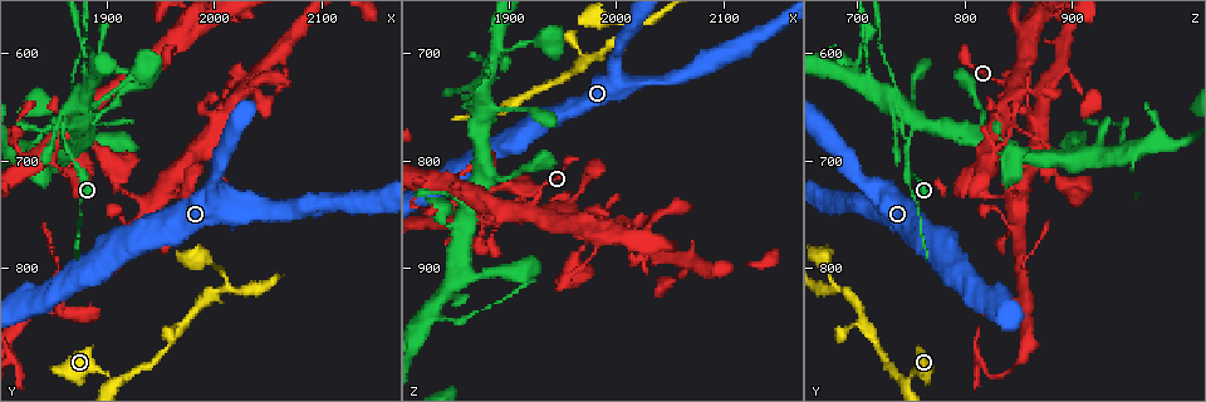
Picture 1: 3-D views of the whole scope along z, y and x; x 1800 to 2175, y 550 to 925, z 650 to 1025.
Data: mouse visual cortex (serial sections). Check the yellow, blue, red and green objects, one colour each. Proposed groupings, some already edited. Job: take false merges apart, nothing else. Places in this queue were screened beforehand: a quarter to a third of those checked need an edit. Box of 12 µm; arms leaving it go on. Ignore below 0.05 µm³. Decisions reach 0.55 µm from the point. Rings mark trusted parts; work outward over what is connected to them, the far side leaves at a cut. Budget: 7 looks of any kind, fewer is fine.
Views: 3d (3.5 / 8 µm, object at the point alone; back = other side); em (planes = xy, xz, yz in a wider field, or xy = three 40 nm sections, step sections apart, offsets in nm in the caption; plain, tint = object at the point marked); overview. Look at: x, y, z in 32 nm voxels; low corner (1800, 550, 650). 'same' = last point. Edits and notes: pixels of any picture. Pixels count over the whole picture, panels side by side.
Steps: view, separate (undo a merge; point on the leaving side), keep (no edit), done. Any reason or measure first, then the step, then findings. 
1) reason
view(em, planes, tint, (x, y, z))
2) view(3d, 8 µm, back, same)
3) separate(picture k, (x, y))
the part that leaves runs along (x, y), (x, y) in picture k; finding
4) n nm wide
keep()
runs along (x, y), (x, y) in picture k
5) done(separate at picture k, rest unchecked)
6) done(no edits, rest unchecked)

narrows sharply
view(3d, 8 µm, (1886, 634, 862))

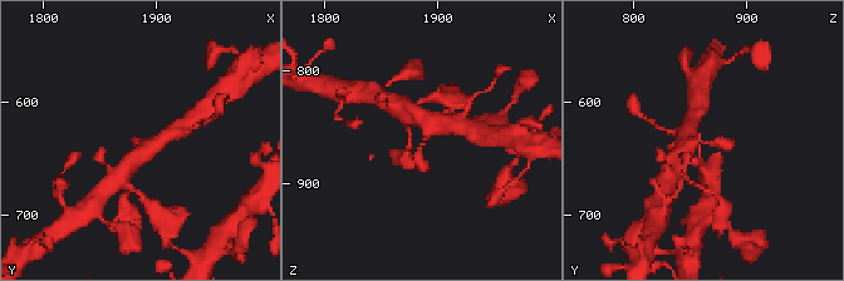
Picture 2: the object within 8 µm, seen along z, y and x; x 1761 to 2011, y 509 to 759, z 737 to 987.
closer look
view(3d, 3.5 µm, (1886, 636, 866))

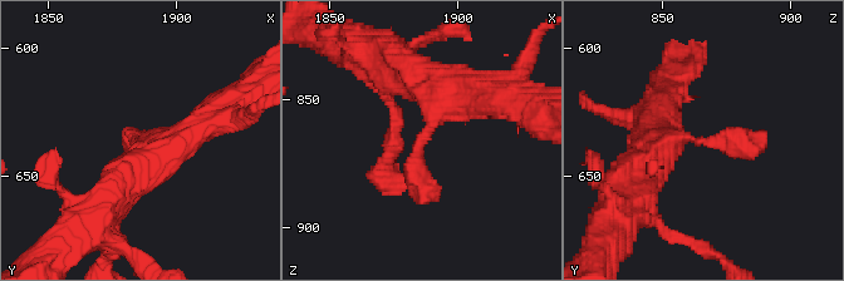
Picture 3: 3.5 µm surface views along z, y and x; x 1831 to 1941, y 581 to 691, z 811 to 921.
view(em, planes, tint, (1887, 636, 862))

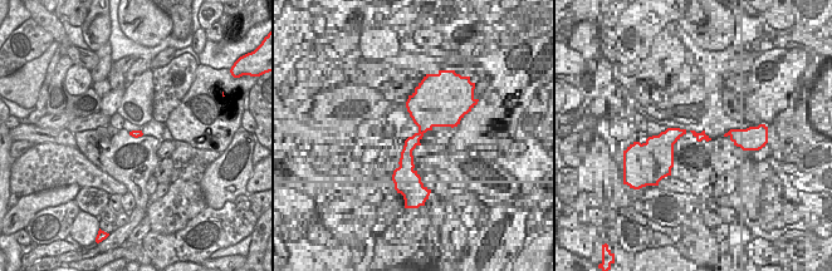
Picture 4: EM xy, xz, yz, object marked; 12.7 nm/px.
keep()
runs along (476, 84), (418, 139), (430, 200) in picture 3; continuous, no second cell

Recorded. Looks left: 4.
looks like a crossing
view(3d, 3.5 µm, (1866, 668, 754))

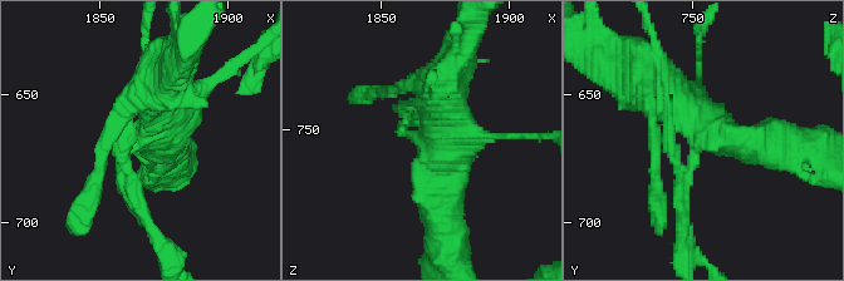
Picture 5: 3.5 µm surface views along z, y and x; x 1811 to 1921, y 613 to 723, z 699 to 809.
4 arms; arms of 150, 300, 500, 500 nm; now the EM
view(em, xy, step 3, tint, (1868, 666, 754))

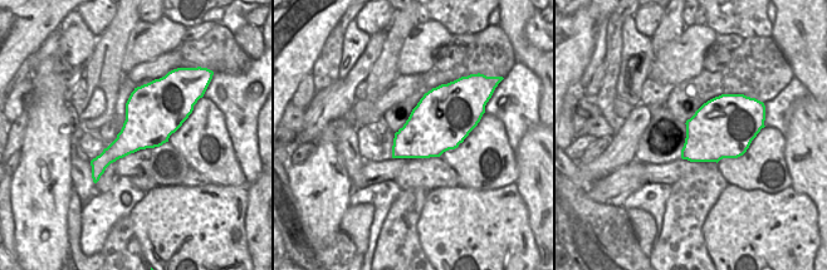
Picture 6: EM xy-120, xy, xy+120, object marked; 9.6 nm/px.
separate(picture 5, (96, 178))
the part that leaves runs along (401, 132), (438, 151), (442, 221) in picture 5; a second cell is stuck on

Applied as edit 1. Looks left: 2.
done(separate at picture 5, rest unchecked)

